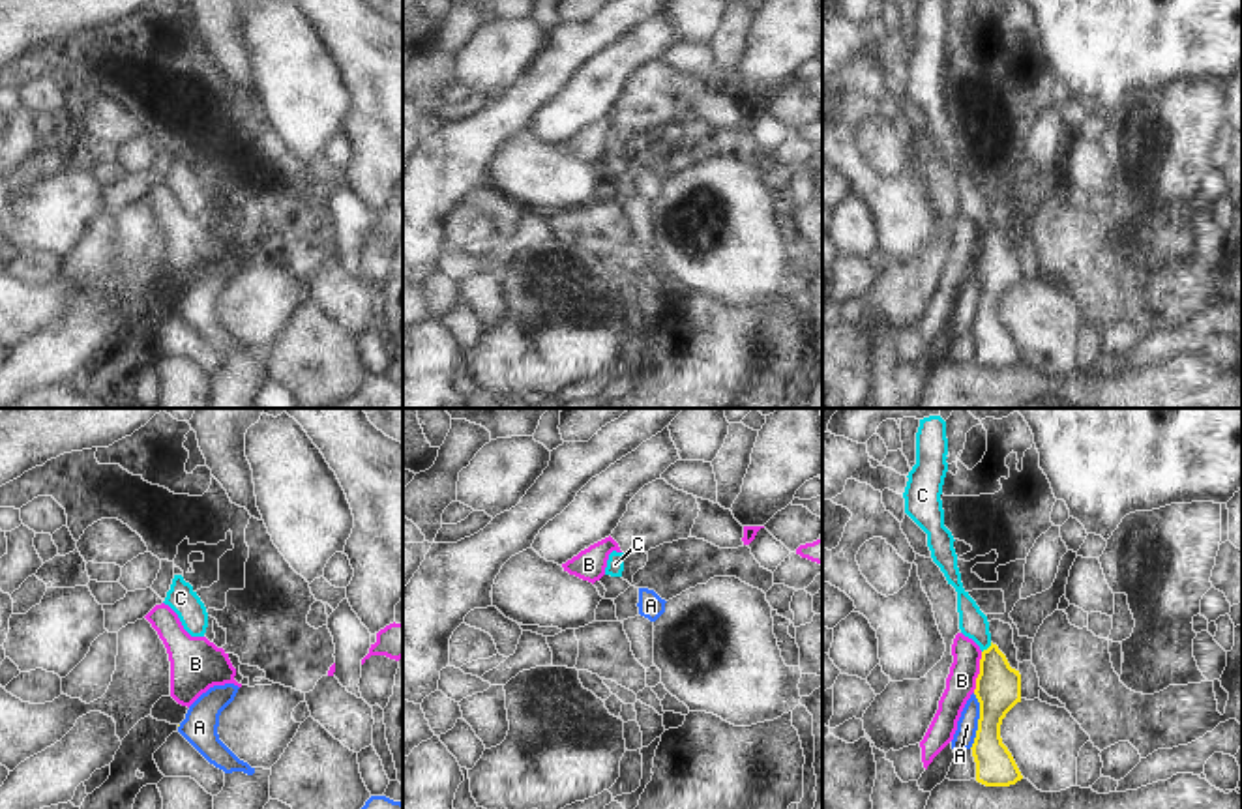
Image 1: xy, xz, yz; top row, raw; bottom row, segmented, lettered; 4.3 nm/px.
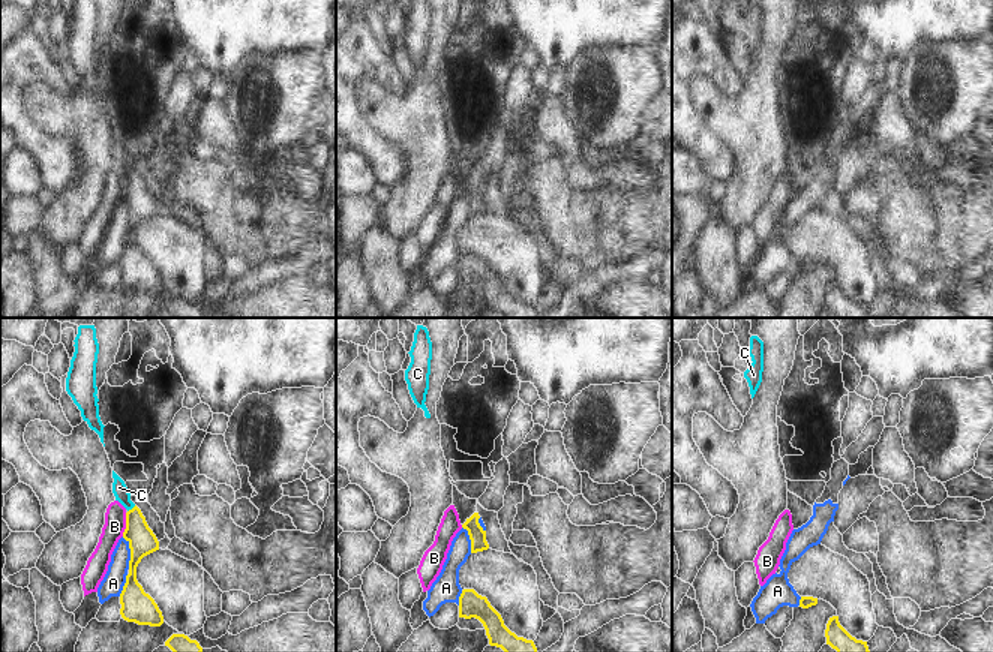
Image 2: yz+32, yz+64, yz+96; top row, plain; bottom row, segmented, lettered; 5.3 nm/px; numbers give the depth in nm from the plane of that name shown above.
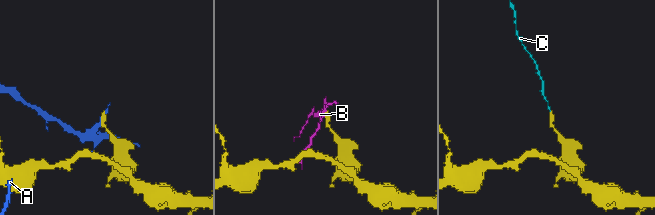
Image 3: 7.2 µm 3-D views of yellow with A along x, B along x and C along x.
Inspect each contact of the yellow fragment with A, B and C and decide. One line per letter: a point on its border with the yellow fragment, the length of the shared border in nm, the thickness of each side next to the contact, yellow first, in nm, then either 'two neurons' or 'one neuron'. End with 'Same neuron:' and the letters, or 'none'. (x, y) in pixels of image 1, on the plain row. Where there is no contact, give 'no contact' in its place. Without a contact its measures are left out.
A: yz (978, 302) | 240 nm | 190/90 nm | two neurons
B: yz (980, 253) | 180 nm | 190/130 nm | two neurons
C: yz (988, 229) | 60 nm | 190/120 nm | one neuron
Same neuron: C

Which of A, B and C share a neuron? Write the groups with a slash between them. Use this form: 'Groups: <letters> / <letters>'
Groups: A / B / C.

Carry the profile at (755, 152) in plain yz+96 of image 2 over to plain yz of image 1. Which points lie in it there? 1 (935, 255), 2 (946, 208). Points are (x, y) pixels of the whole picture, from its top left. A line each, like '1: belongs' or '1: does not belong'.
1: belongs
2: belongs

